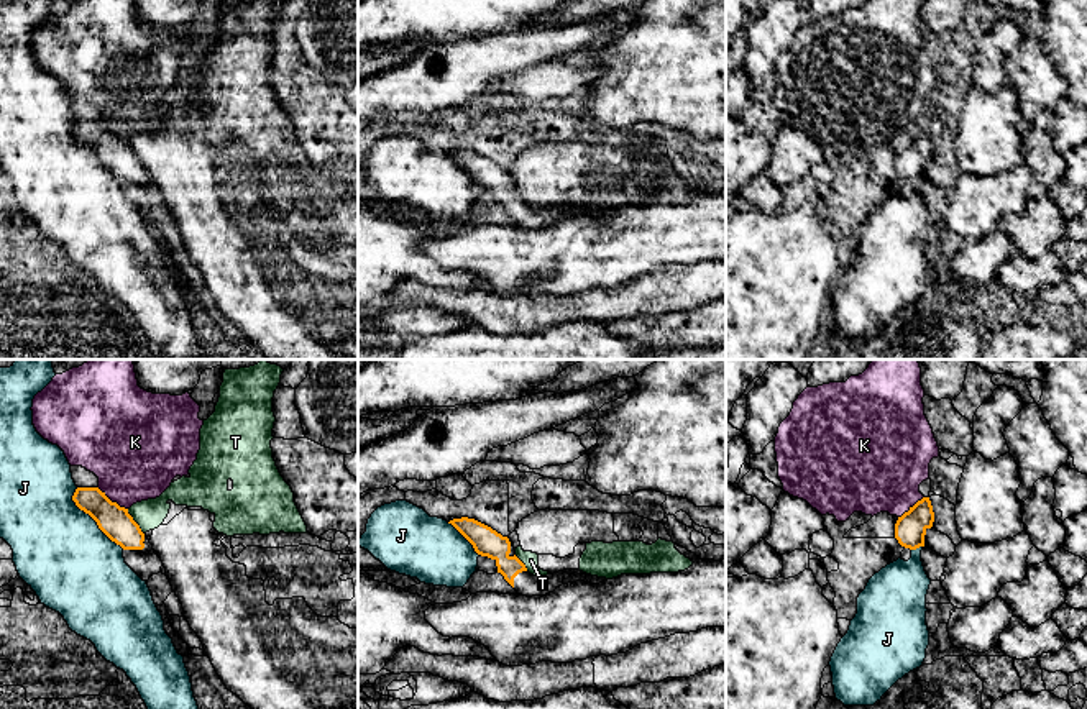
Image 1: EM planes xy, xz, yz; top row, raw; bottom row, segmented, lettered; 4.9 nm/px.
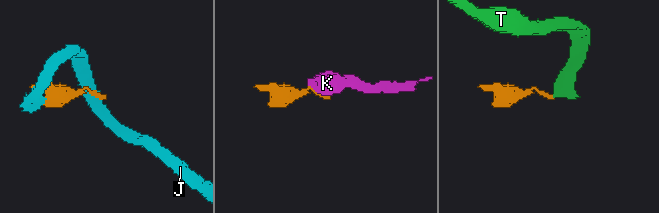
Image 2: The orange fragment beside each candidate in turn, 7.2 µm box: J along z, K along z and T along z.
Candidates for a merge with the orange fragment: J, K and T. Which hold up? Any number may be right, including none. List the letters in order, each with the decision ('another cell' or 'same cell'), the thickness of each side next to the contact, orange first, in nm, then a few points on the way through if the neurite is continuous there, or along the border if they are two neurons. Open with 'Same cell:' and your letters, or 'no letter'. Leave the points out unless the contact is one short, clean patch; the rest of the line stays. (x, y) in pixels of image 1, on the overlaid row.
Same cell: no letter
J: another cell; calibres 160 and 440 nm
K: another cell; calibres 160 and 420 nm
T: another cell; calibres 160 and 150 nm; border xy (127, 509), (143, 534)

